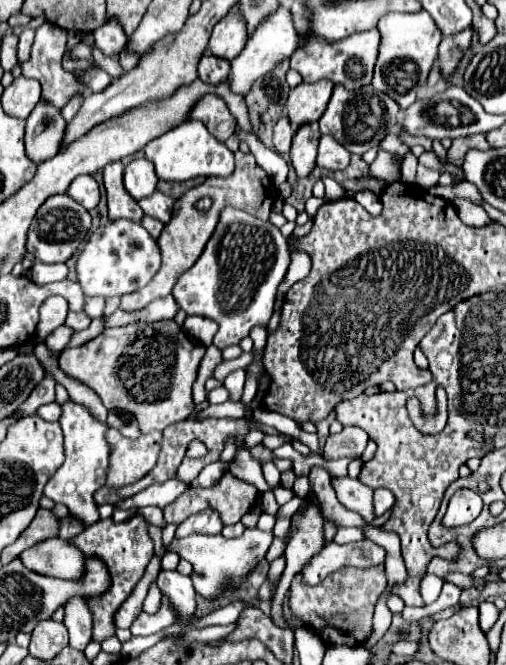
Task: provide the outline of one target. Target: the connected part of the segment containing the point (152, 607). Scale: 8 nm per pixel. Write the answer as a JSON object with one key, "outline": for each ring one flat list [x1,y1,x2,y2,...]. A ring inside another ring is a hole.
{"outline":[[153,583,151,589,149,589,149,593,147,593,147,599,145,599,145,603,143,603,143,611,149,613,149,615,153,615,153,613,159,611,159,607,161,607,161,591,159,591,157,585]]}

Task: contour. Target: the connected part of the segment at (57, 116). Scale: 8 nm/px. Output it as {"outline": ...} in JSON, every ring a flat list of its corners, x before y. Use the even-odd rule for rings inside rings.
{"outline":[[39,103,33,113,27,119,25,125,25,153,33,163,43,163,45,159,51,159,57,155,61,143,63,143,63,129,65,119,61,117,61,111]]}

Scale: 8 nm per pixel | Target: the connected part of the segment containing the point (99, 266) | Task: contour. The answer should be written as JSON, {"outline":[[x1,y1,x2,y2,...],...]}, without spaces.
{"outline":[[117,219,113,223,97,227,83,251,77,257,77,281,85,295,119,297,145,287,161,267,161,251,157,241,139,225,129,219]]}

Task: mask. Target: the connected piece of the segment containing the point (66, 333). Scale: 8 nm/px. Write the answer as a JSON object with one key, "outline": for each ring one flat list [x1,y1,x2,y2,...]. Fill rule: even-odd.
{"outline":[[59,327,59,329,55,329,55,331,45,339,45,345,51,347,51,351,61,351,61,349,69,343,71,335,73,335,71,329,67,329,67,327]]}

